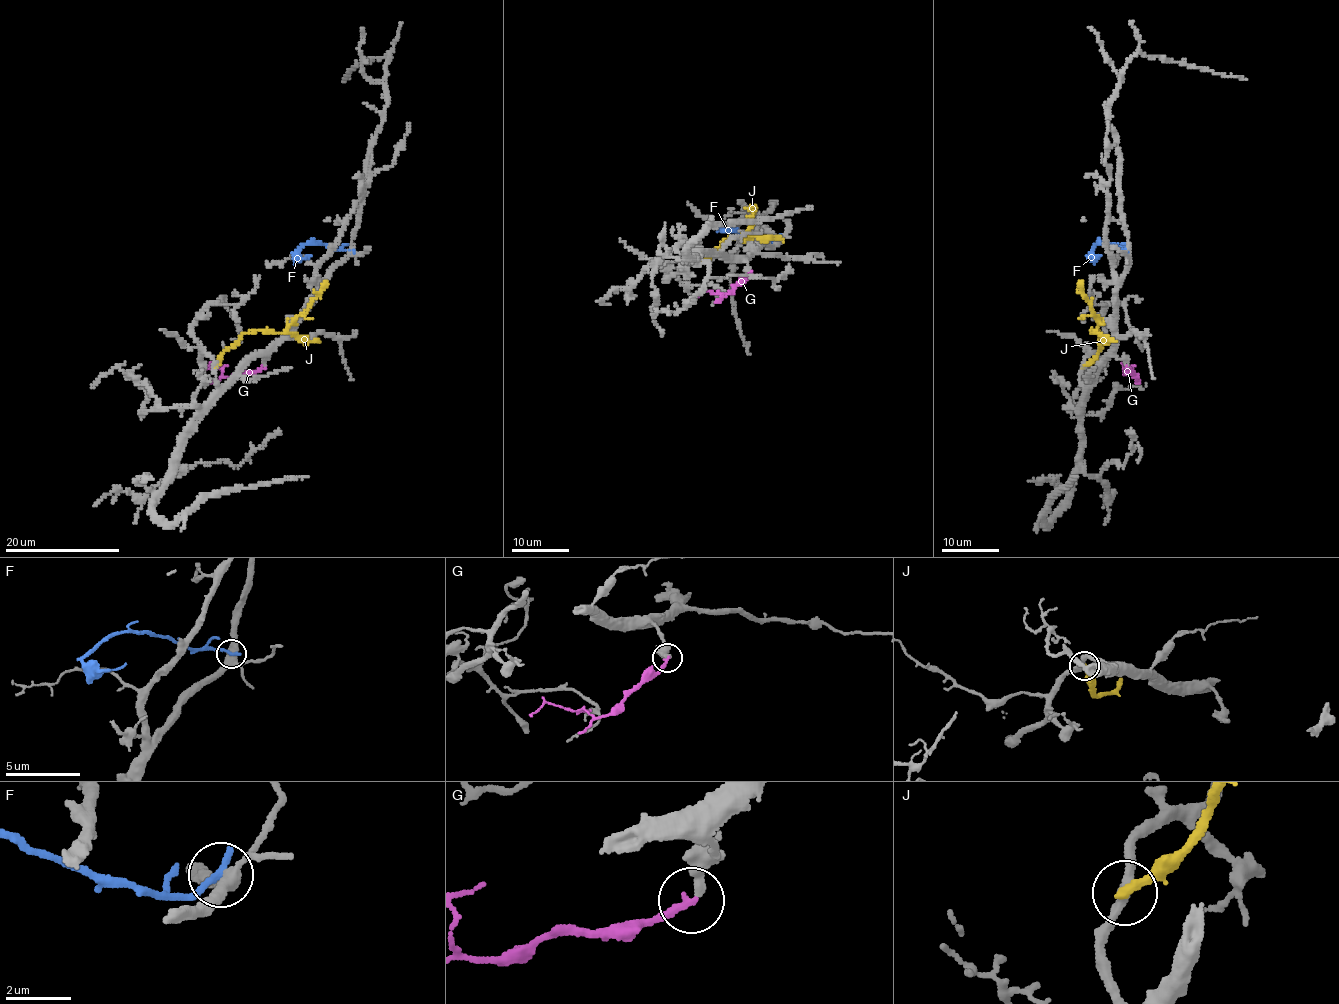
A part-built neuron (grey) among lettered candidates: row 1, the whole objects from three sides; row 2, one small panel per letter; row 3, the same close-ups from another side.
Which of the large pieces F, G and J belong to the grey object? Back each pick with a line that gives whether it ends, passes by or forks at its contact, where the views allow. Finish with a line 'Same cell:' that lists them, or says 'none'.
G: It ends there
Same cell: G

